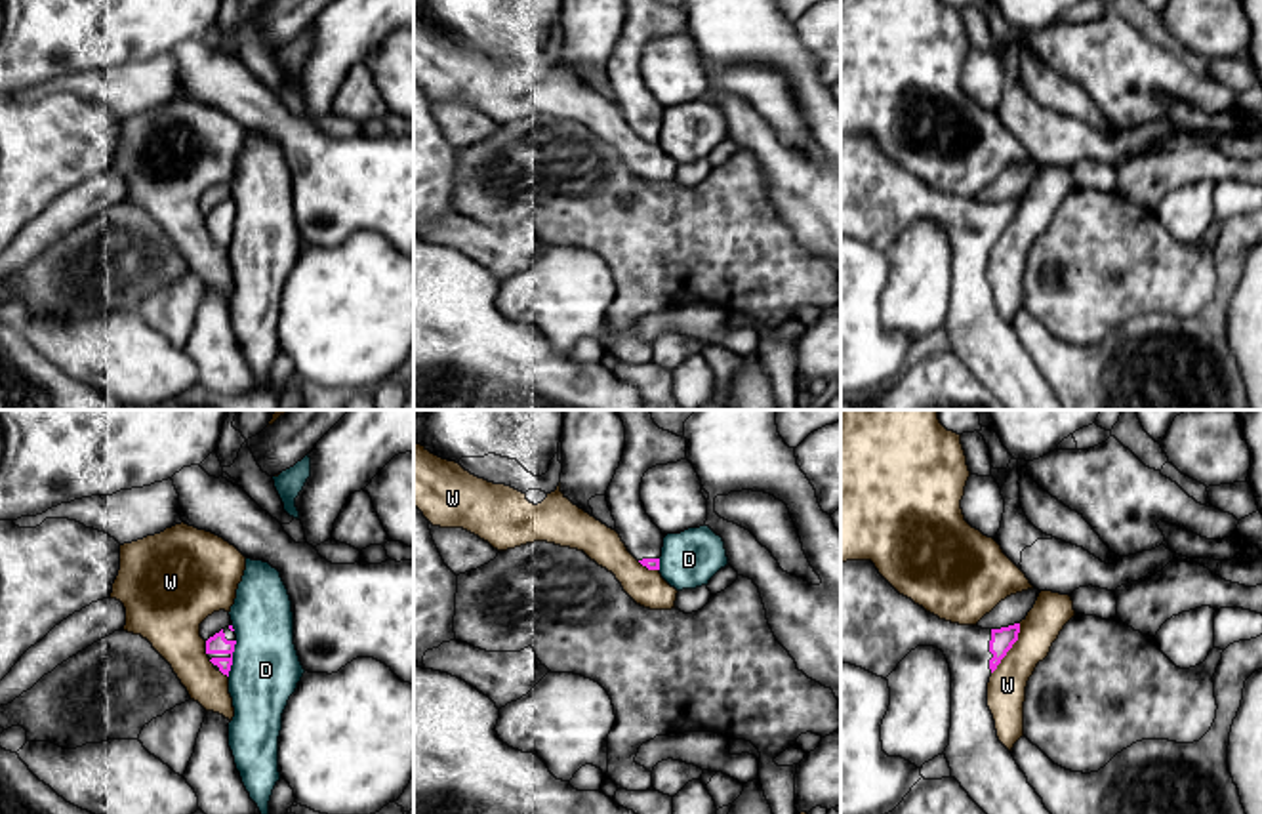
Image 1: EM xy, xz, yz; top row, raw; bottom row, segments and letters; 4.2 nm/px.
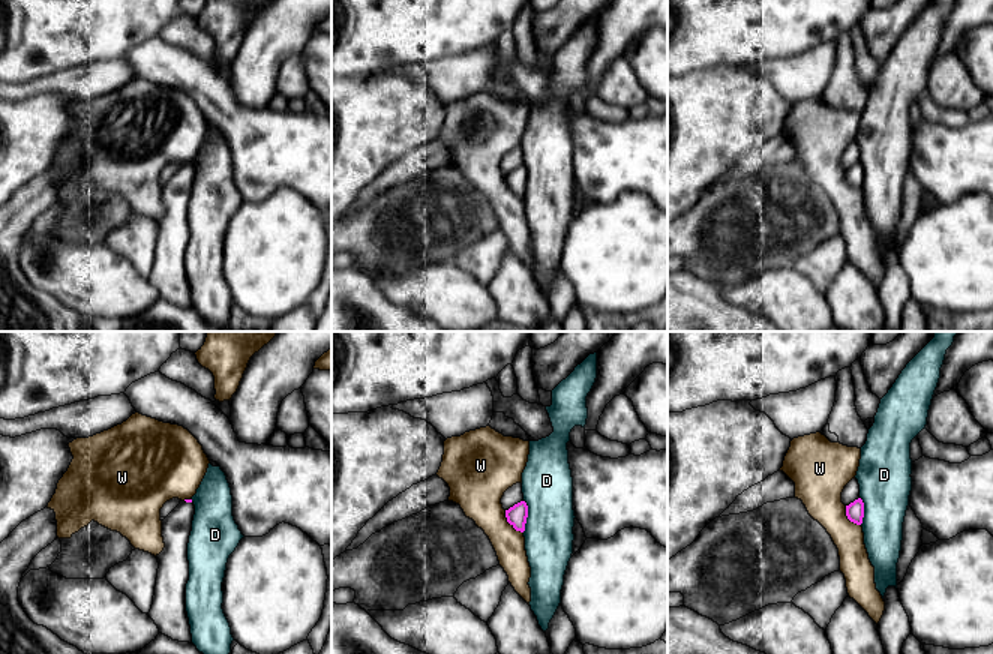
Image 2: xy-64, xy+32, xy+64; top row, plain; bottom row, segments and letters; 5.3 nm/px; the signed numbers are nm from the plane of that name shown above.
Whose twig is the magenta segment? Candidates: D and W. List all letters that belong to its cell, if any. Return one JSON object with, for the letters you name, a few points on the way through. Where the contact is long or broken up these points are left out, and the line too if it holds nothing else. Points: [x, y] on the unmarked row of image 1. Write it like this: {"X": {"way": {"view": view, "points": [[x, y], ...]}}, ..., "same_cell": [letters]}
{"same_cell": []}

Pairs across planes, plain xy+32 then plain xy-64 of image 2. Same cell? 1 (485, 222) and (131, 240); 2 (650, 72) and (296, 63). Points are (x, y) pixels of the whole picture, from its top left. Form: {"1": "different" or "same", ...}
{"1": "different", "2": "different"}

